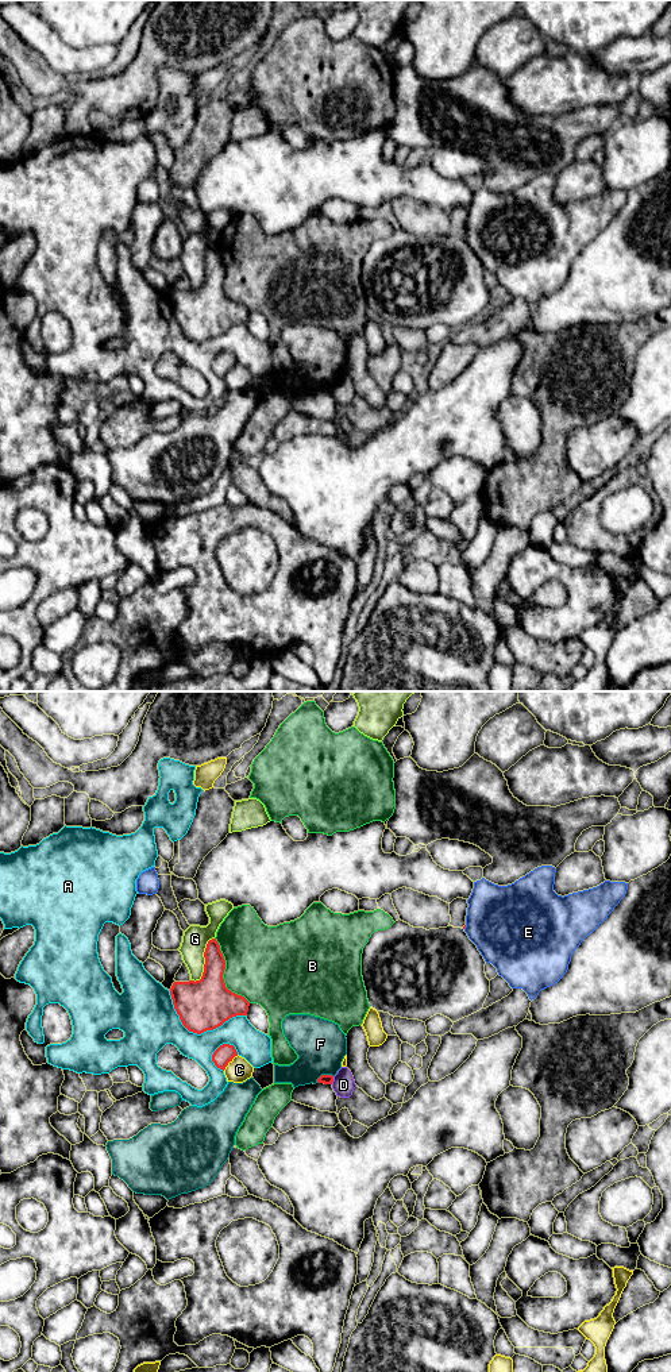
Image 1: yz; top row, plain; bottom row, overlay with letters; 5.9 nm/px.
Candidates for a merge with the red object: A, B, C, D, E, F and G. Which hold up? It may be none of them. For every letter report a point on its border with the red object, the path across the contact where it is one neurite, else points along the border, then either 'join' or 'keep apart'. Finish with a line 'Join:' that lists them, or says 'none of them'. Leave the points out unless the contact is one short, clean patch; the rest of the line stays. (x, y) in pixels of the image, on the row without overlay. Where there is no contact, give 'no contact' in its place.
A: meets red in yz at (197, 342); keep apart
B: meets red in yz at (223, 281); keep apart
C: meets red in yz at (230, 369); keep apart
D: meets red in yz at (332, 389); border along yz (334, 385), (331, 392); keep apart
E: meets red in yz at (465, 235); keep apart
F: meets red in yz at (324, 384); keep apart
G: meets red in yz at (205, 270); keep apart
Join: none of them

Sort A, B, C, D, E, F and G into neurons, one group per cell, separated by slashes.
A / B / C / D / E / F / G

